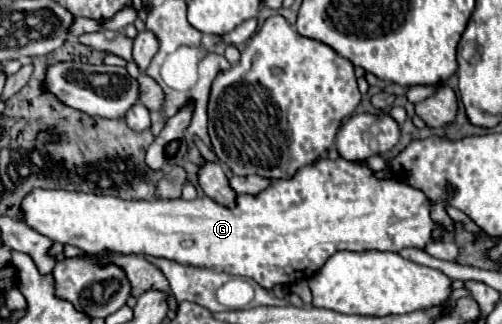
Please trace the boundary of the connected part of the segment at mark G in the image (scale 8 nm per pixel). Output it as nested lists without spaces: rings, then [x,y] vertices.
[[[341,157],[335,161],[329,159],[319,159],[315,161],[315,165],[307,165],[303,169],[299,169],[299,173],[291,179],[291,181],[275,181],[271,183],[267,189],[259,191],[257,195],[243,195],[235,199],[233,207],[225,207],[221,203],[217,203],[211,197],[197,197],[193,201],[185,201],[185,199],[155,199],[155,201],[123,201],[119,197],[103,197],[103,195],[93,195],[93,193],[67,193],[63,189],[53,189],[53,191],[45,191],[45,189],[35,189],[35,193],[29,193],[23,199],[23,213],[25,213],[25,223],[39,231],[41,235],[49,237],[51,241],[63,243],[63,245],[73,245],[79,247],[85,253],[111,253],[111,255],[151,255],[151,257],[163,257],[181,265],[193,265],[193,267],[203,267],[203,269],[217,269],[229,275],[239,275],[239,277],[247,277],[257,281],[263,289],[271,291],[275,285],[283,285],[289,287],[291,281],[301,281],[301,279],[309,279],[311,275],[315,275],[331,255],[339,253],[339,251],[357,251],[357,253],[365,253],[365,251],[401,251],[405,247],[417,247],[417,249],[425,249],[427,243],[433,241],[441,241],[433,235],[435,227],[439,227],[433,219],[431,219],[431,201],[425,197],[425,193],[409,183],[403,181],[395,181],[395,179],[379,179],[375,175],[373,169],[361,165],[361,163],[351,163],[351,161],[343,161]]]

